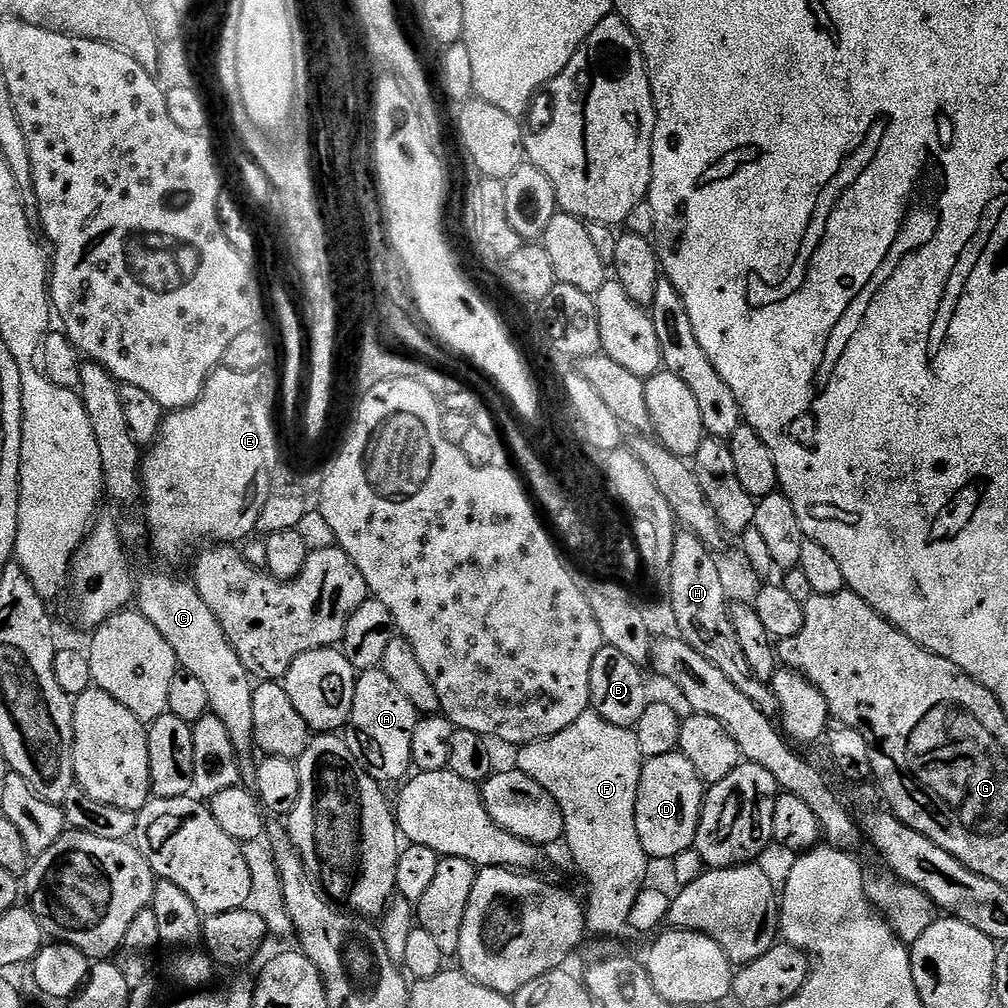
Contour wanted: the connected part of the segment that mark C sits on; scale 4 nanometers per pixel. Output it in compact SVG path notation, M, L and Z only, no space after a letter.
M144 572L141 576L139 573L134 584L135 607L150 621L154 630L158 630L158 634L170 642L177 665L183 671L194 674L194 678L206 686L211 715L222 718L226 730L230 730L234 750L241 758L248 758L254 752L254 677L248 673L246 666L242 666L214 610L202 602L195 583L185 580L179 580L168 572Z

